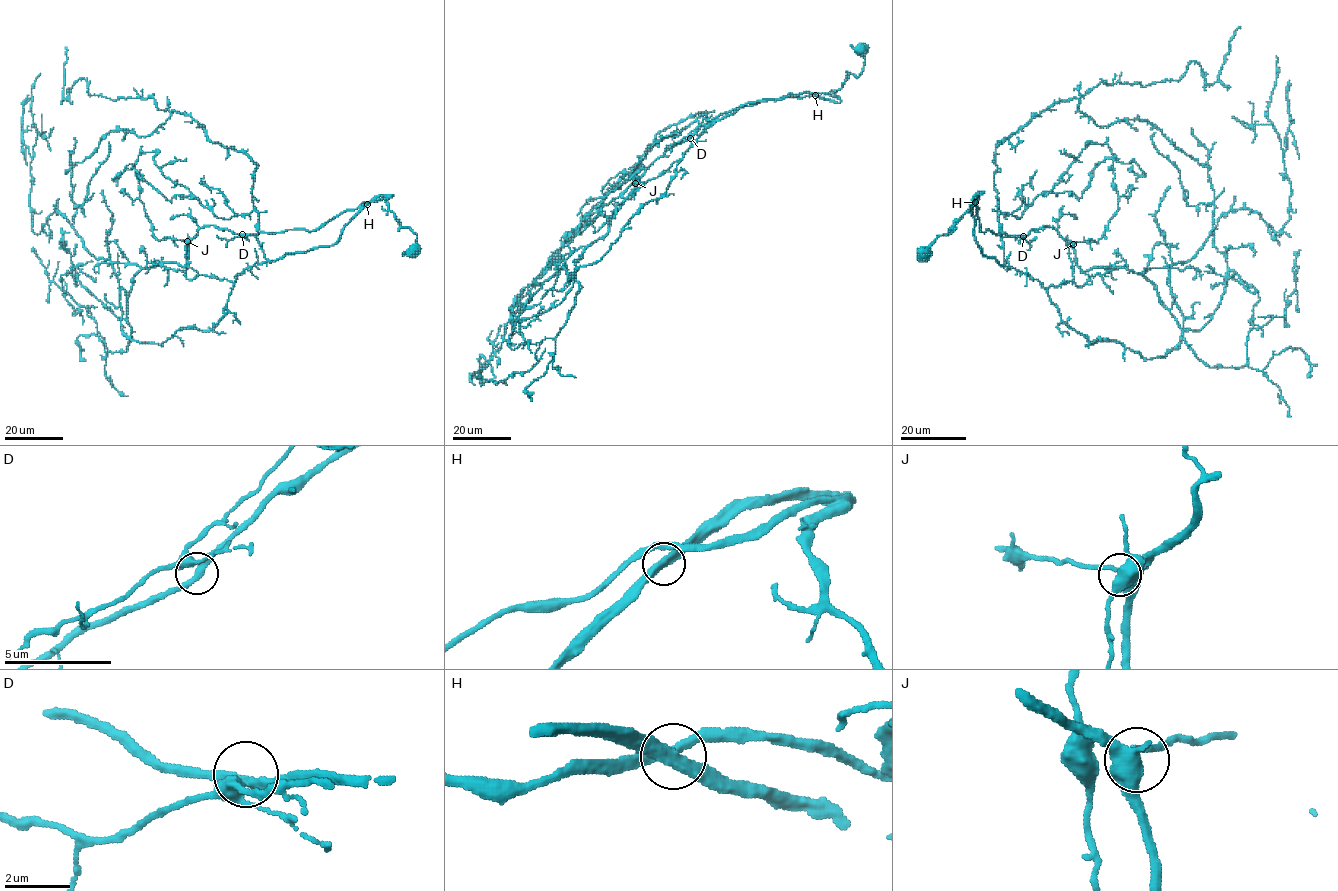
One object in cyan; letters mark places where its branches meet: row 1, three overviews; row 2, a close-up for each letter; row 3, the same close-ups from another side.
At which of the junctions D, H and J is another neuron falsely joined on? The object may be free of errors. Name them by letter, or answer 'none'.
none

